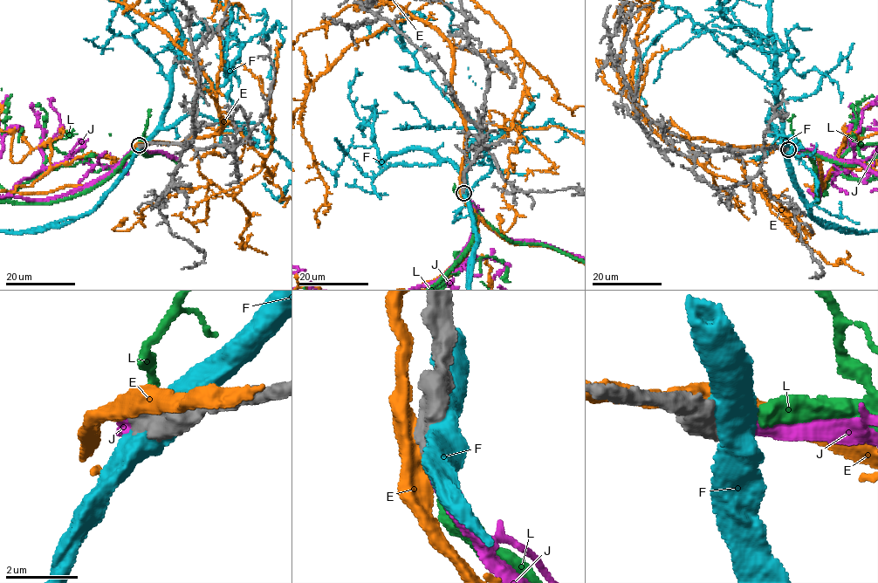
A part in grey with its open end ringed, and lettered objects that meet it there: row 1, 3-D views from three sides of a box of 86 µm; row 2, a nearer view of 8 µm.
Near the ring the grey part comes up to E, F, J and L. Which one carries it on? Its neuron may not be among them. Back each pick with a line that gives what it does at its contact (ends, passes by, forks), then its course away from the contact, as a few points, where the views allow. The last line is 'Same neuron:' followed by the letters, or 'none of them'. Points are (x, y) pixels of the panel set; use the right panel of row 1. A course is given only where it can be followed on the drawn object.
J: It ends there
Same neuron: J

